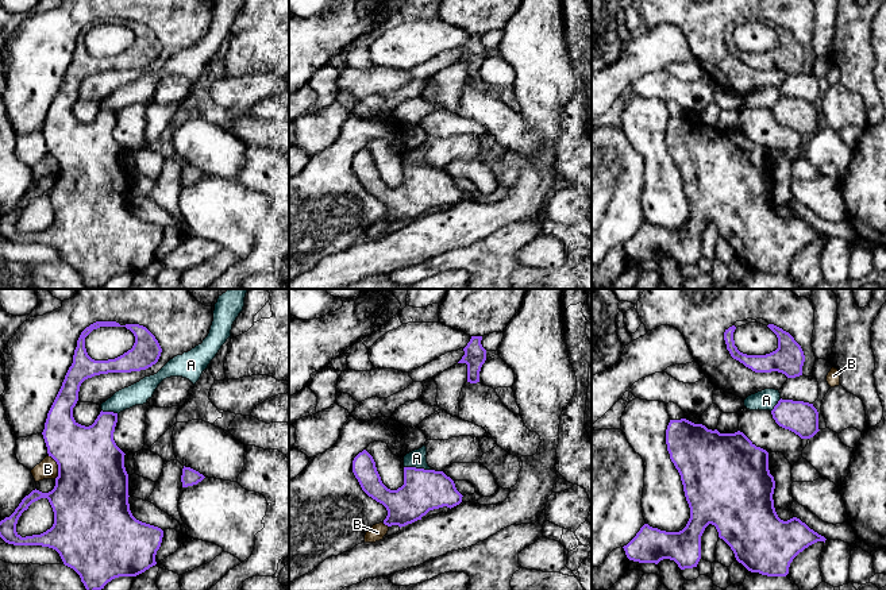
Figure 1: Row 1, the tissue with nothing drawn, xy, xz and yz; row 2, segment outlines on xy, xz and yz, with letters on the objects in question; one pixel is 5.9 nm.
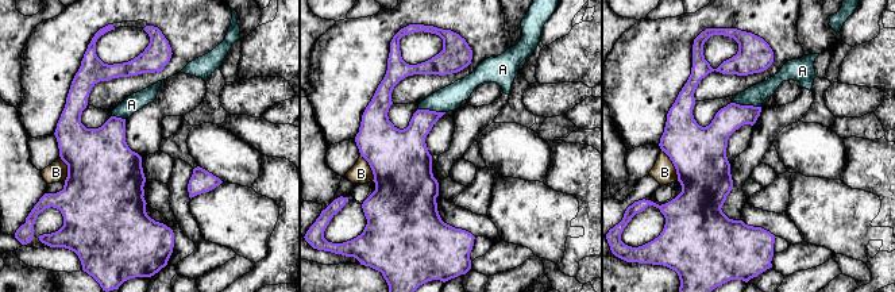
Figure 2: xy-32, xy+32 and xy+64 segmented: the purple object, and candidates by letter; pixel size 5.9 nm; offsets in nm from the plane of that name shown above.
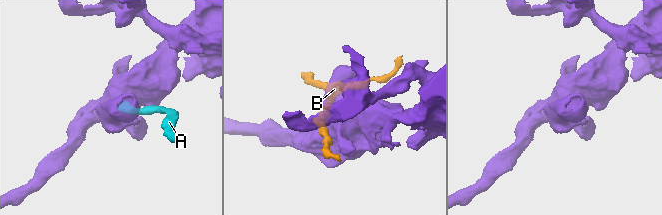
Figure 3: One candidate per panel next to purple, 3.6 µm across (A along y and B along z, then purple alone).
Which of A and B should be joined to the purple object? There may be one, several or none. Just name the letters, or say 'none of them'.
none of them

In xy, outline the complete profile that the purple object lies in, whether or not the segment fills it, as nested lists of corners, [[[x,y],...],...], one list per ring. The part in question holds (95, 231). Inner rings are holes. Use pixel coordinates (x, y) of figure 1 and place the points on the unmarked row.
[[[96,19],[86,24],[78,38],[62,84],[47,111],[42,130],[47,151],[58,162],[55,184],[49,190],[32,188],[26,193],[15,209],[0,219],[0,235],[14,243],[42,243],[55,247],[63,262],[73,266],[81,275],[86,289],[96,289],[119,274],[136,274],[155,263],[155,252],[161,244],[163,228],[158,224],[136,217],[128,201],[128,171],[124,165],[124,150],[116,143],[113,130],[118,120],[118,111],[100,109],[89,124],[78,122],[73,115],[73,105],[78,99],[81,81],[100,72],[140,69],[155,62],[162,46],[155,34],[143,23],[116,19]],[[100,24],[126,24],[135,34],[131,47],[123,53],[95,58],[85,46],[85,35]],[[47,196],[53,209],[54,221],[41,232],[22,235],[16,230],[19,215],[28,204]]]

